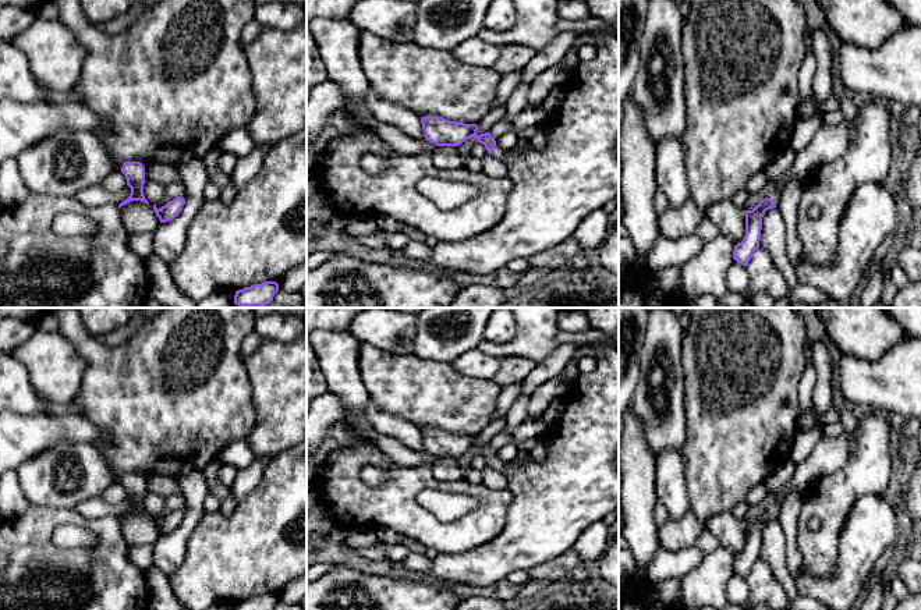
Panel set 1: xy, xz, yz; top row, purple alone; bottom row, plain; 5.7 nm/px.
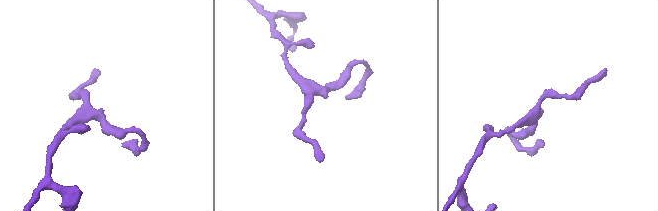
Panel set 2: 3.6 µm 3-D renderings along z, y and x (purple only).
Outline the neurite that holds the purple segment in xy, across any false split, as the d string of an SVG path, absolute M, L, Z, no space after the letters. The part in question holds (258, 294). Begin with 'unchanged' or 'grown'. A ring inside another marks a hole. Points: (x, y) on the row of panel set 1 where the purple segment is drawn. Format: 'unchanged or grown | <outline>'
unchanged | M276 281L254 284L235 291L234 304L238 306L262 306L270 304L277 291L279 284Z

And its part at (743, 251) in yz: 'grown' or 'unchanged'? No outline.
grown

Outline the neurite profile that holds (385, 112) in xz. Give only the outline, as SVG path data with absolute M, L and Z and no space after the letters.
M371 86L365 95L365 102L379 123L397 127L417 141L425 139L421 117L412 110L382 99Z

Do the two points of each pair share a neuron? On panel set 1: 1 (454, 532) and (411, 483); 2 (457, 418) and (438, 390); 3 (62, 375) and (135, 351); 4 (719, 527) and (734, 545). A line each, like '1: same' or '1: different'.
1: same
2: same
3: different
4: same

